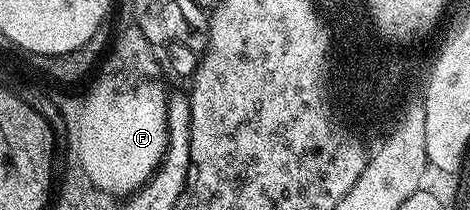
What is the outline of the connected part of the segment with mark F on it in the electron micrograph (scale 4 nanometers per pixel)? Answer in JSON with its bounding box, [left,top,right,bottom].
[59,24,168,194]

